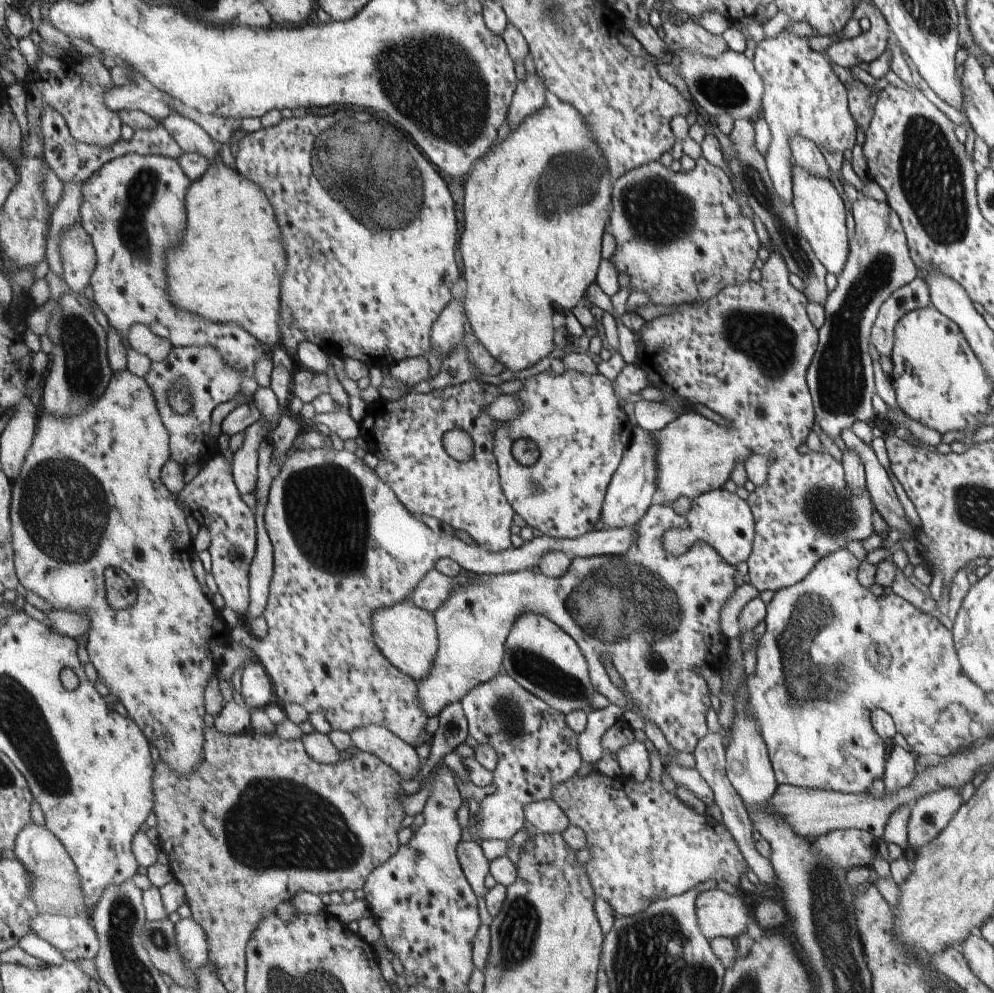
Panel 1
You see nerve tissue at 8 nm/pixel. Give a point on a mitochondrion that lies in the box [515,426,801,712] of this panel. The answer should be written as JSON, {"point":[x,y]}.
{"point":[619,603]}

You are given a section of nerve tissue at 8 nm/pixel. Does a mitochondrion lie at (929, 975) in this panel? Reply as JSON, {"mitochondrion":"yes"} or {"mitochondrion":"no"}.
{"mitochondrion":"yes"}

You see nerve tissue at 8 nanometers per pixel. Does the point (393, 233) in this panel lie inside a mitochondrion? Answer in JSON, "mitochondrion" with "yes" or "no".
{"mitochondrion":"yes"}

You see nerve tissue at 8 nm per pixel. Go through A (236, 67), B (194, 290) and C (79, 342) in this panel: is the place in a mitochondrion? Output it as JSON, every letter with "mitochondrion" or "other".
{"A":"other","B":"other","C":"mitochondrion"}

